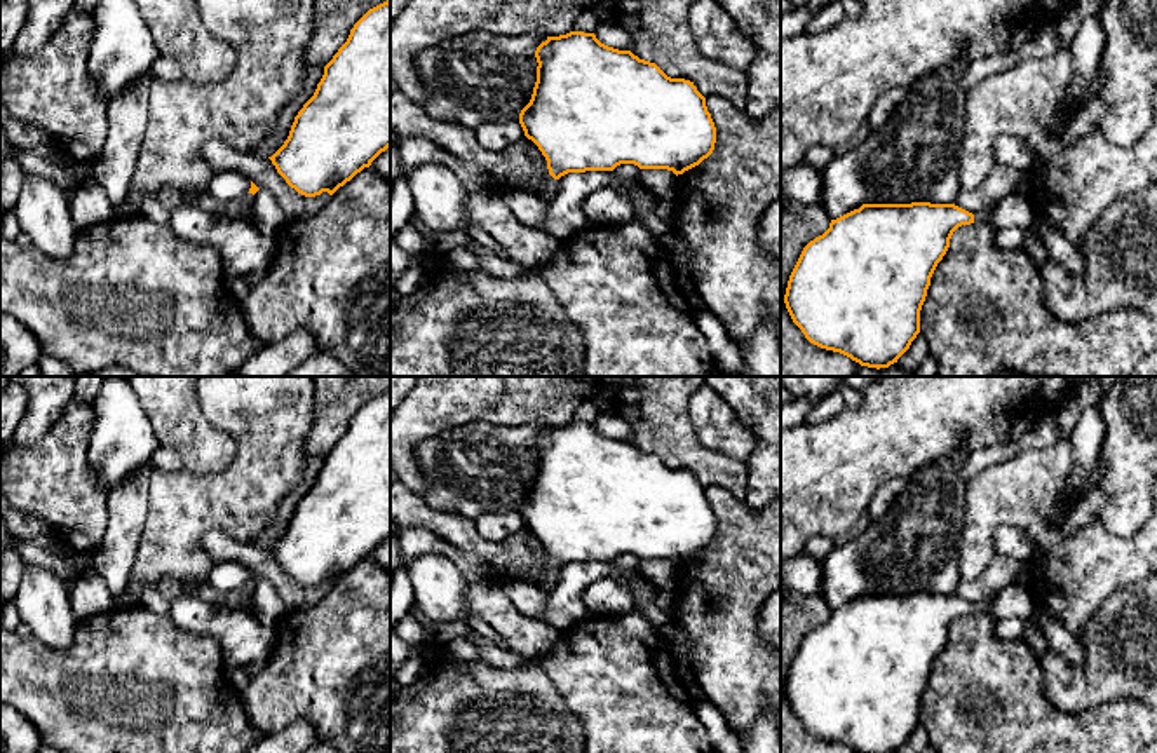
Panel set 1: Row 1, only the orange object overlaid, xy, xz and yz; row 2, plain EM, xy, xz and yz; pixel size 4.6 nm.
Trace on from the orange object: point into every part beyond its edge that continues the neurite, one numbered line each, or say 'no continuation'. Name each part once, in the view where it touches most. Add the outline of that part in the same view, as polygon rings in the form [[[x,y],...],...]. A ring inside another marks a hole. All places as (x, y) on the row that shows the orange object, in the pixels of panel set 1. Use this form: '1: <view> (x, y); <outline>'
1: yz (981, 217); [[[988,206],[984,209],[976,211],[974,213],[974,223],[986,225],[991,218],[993,209],[995,209],[995,206]]]

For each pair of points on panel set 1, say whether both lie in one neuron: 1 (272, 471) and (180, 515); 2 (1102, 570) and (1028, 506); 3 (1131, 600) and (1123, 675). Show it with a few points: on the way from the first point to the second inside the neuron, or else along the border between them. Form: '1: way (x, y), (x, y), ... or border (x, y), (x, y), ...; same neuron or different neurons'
1: way (250, 488), (236, 502), (202, 502); same neuron
2: way (1082, 567), (1044, 525); same neuron
3: way (1131, 619), (1131, 649), (1124, 656); same neuron

